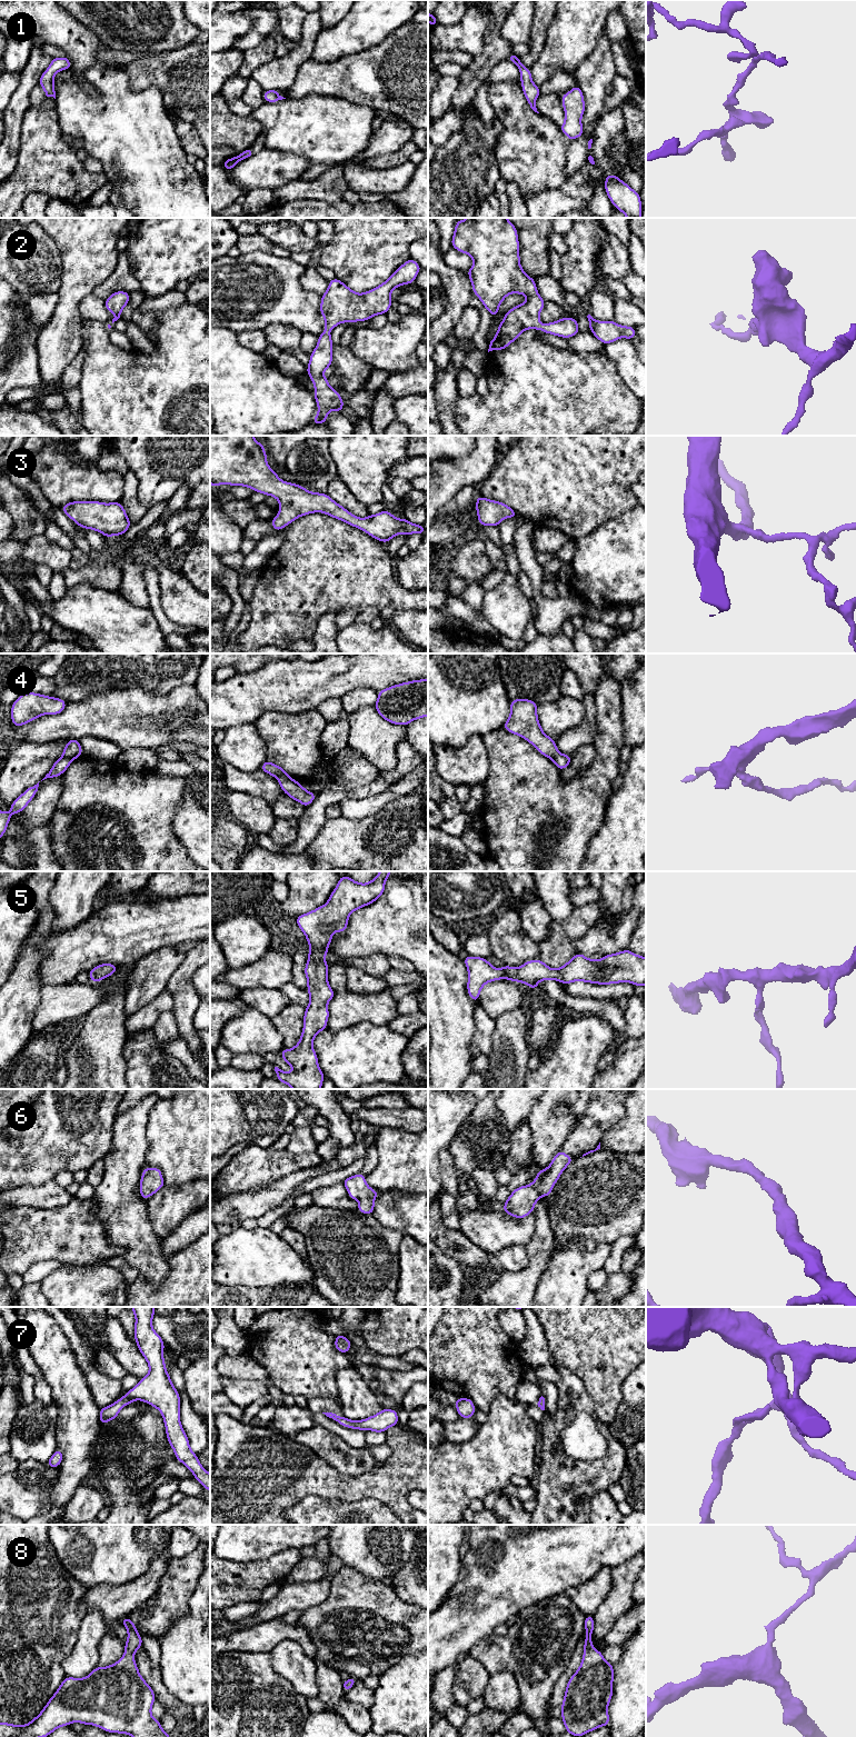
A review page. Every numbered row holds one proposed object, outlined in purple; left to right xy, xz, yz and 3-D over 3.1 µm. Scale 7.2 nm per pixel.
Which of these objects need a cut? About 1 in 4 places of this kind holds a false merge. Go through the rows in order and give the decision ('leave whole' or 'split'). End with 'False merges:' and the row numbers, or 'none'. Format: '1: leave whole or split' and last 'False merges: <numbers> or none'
1: leave whole
2: leave whole
3: leave whole
4: split
5: leave whole
6: leave whole
7: leave whole
8: leave whole
False merges: 4

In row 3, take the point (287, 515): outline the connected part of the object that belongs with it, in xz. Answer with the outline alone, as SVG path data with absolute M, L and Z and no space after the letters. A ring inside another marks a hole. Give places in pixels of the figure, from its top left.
M210 436L210 485L212 488L219 485L243 486L251 488L255 492L275 497L280 505L279 513L271 521L276 531L281 530L298 517L322 512L356 527L385 543L400 533L408 536L426 533L424 525L417 526L405 518L398 519L388 510L369 515L367 518L358 518L334 501L327 493L311 492L298 483L282 481L277 472L268 466L265 447L253 436Z

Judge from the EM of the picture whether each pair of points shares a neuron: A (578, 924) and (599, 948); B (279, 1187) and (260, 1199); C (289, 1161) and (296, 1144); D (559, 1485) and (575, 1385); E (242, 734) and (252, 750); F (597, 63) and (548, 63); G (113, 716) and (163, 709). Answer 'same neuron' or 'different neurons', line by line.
A: different neurons
B: same neuron
C: different neurons
D: same neuron
E: same neuron
F: different neurons
G: same neuron

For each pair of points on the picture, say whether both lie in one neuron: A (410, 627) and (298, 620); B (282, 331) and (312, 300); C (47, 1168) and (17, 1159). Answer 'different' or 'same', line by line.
A: different
B: different
C: same

